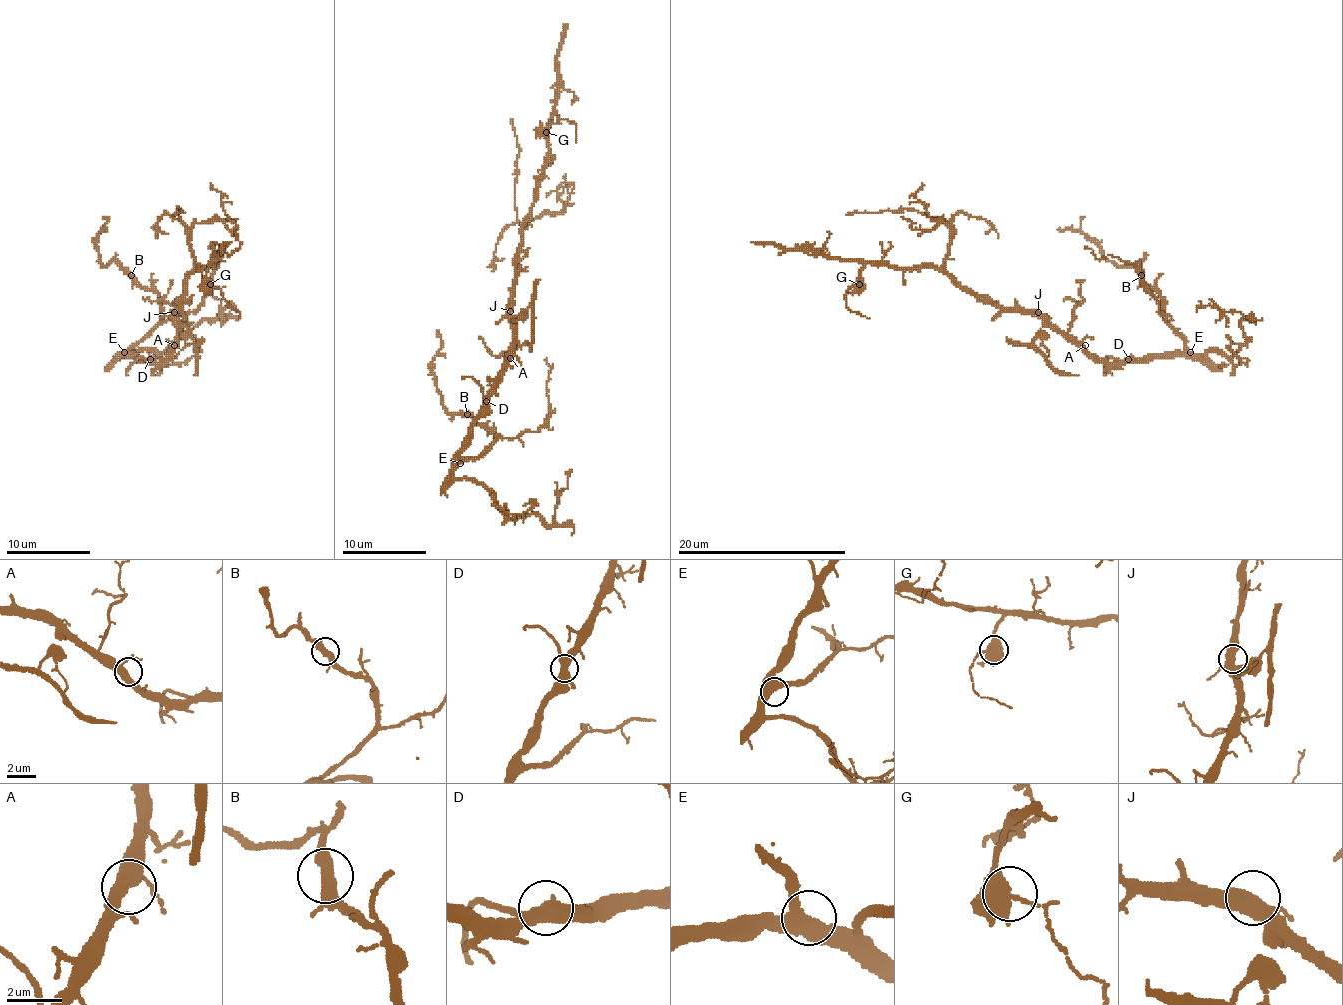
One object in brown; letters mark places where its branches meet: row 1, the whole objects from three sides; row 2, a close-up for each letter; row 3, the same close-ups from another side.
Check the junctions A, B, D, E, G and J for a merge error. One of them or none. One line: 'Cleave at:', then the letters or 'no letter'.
Cleave at: D

